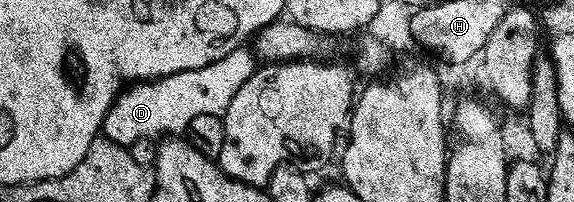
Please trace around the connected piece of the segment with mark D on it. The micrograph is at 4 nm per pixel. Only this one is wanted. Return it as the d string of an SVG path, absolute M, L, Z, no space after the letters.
M241 48L202 68L190 68L165 78L125 85L114 100L110 112L106 112L103 137L119 146L131 148L134 140L183 135L194 116L223 116L226 108L230 108L230 100L234 100L238 88L242 88L242 84L246 84L246 80L250 80L257 69L258 62L253 51Z

